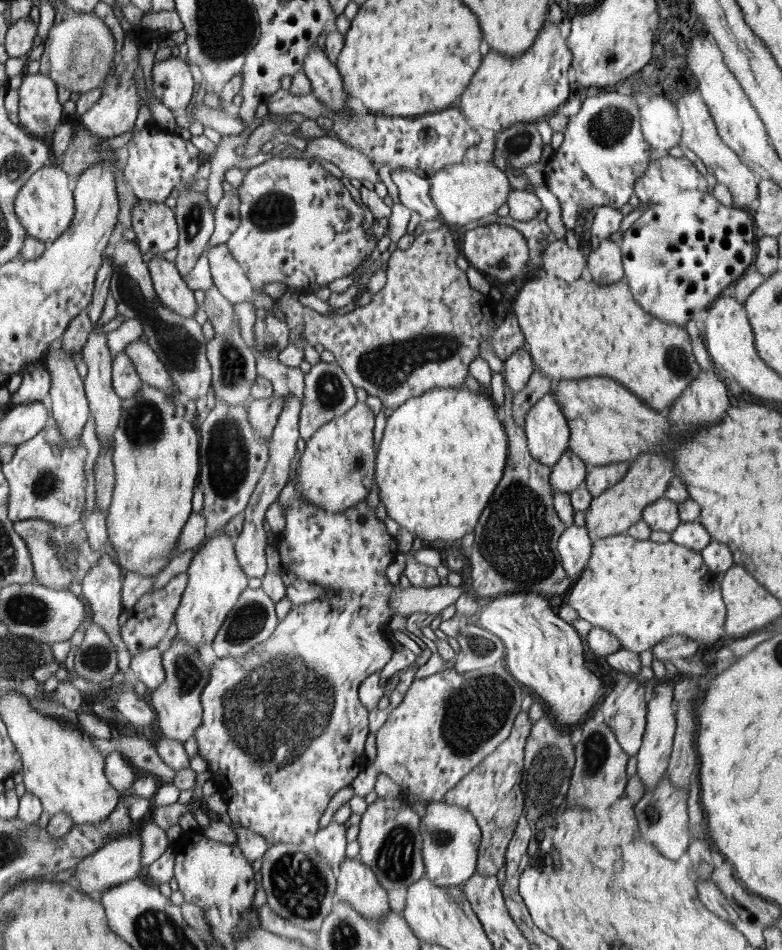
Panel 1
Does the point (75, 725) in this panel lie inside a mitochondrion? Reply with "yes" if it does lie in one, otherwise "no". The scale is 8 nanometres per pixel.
no

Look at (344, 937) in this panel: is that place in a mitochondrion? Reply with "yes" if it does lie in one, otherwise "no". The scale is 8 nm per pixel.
yes

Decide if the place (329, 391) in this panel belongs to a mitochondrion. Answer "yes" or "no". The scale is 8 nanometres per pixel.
yes

